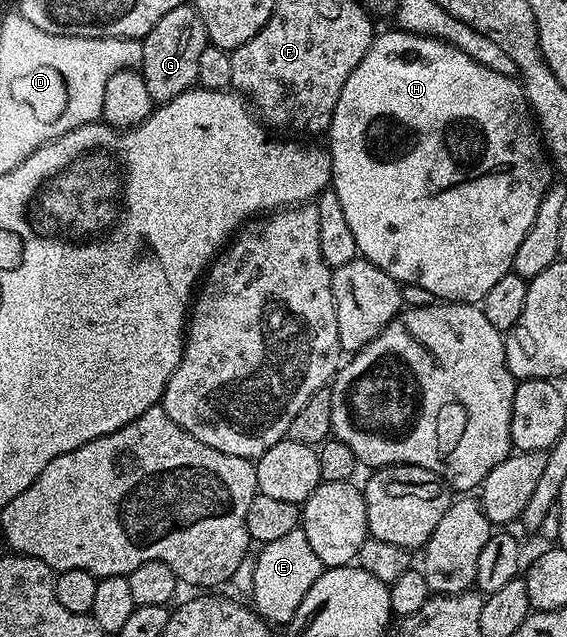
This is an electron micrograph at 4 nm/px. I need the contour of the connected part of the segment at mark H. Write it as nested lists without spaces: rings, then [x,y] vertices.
[[[400,29],[392,30],[382,35],[380,32],[374,38],[363,61],[359,61],[351,77],[347,77],[343,93],[339,93],[339,101],[327,132],[327,150],[333,166],[331,189],[339,197],[339,205],[343,205],[343,213],[347,216],[347,225],[351,225],[351,234],[355,236],[360,258],[371,261],[371,265],[383,269],[383,273],[400,284],[423,285],[423,289],[433,294],[434,300],[477,305],[487,289],[499,281],[499,277],[512,272],[515,249],[523,245],[523,237],[527,237],[527,229],[531,229],[535,213],[539,213],[539,201],[543,201],[549,192],[551,163],[539,138],[529,103],[525,100],[524,86],[516,78],[492,72],[467,53],[441,39]]]

